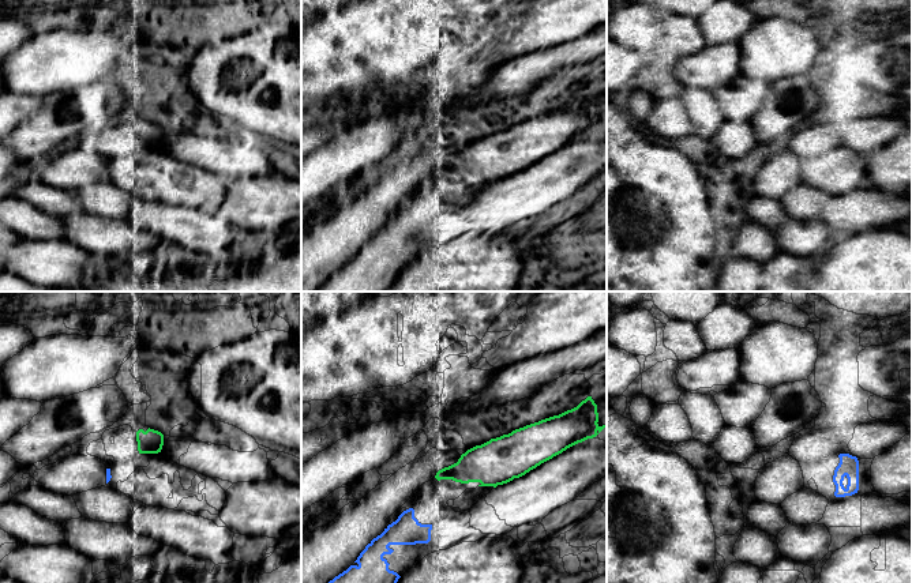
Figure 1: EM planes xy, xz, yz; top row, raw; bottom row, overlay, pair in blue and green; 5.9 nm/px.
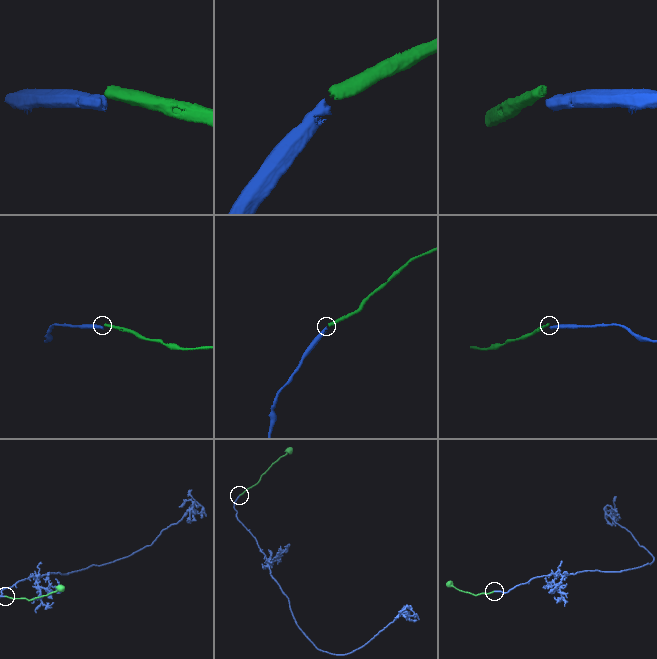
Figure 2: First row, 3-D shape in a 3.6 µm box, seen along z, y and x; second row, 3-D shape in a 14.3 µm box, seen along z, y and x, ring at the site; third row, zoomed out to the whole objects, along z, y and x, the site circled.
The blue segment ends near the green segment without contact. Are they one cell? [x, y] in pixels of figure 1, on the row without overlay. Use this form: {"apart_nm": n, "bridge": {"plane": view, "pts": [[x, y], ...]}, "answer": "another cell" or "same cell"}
{"apart_nm": 200, "bridge": {"plane": "xy", "pts": [[109, 164], [139, 147]]}, "answer": "another cell"}

